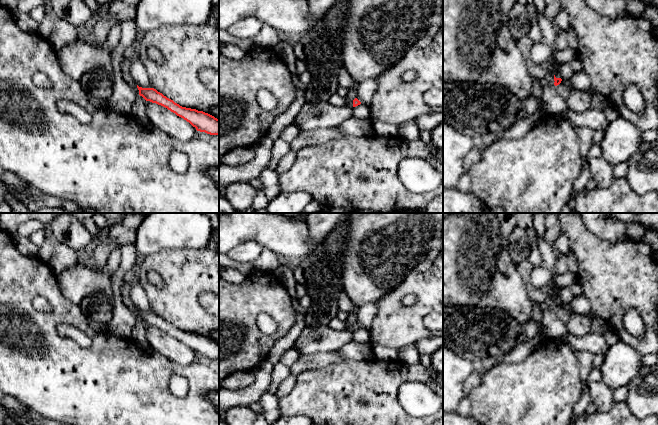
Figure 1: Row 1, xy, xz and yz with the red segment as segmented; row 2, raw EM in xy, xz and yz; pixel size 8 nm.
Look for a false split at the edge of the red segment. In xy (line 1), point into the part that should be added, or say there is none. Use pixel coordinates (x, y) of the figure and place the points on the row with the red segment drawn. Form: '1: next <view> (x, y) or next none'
1: next none

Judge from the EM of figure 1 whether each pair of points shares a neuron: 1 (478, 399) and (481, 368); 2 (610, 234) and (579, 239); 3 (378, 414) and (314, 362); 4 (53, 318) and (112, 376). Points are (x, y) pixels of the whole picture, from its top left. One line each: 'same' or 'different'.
1: different
2: different
3: different
4: same

